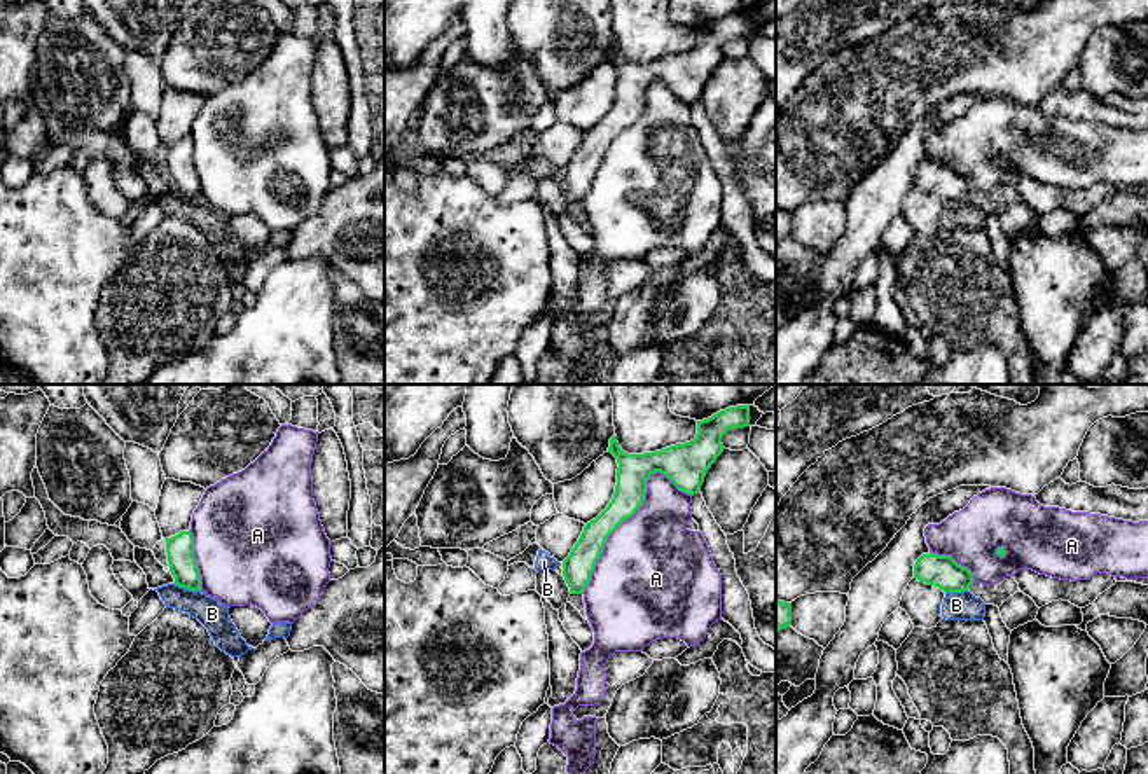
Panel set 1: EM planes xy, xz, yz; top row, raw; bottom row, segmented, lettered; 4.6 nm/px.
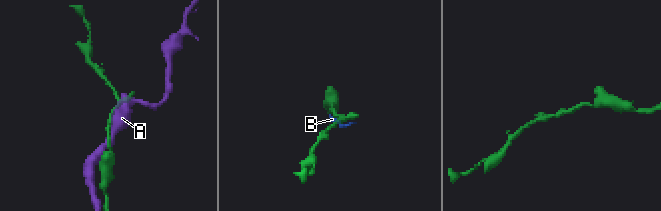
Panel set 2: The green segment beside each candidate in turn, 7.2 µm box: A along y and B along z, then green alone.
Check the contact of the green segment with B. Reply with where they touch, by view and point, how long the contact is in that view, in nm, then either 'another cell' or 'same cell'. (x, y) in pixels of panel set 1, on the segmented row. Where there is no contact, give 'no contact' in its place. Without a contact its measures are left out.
contact xy (187, 587); length 130 nm; another cell

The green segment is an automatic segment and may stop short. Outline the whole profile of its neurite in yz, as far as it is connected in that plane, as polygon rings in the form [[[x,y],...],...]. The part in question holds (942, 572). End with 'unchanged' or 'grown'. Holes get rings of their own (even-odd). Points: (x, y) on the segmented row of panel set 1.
[[[923,554],[914,564],[914,578],[944,592],[965,592],[973,584],[973,573],[951,556]]]; unchanged

